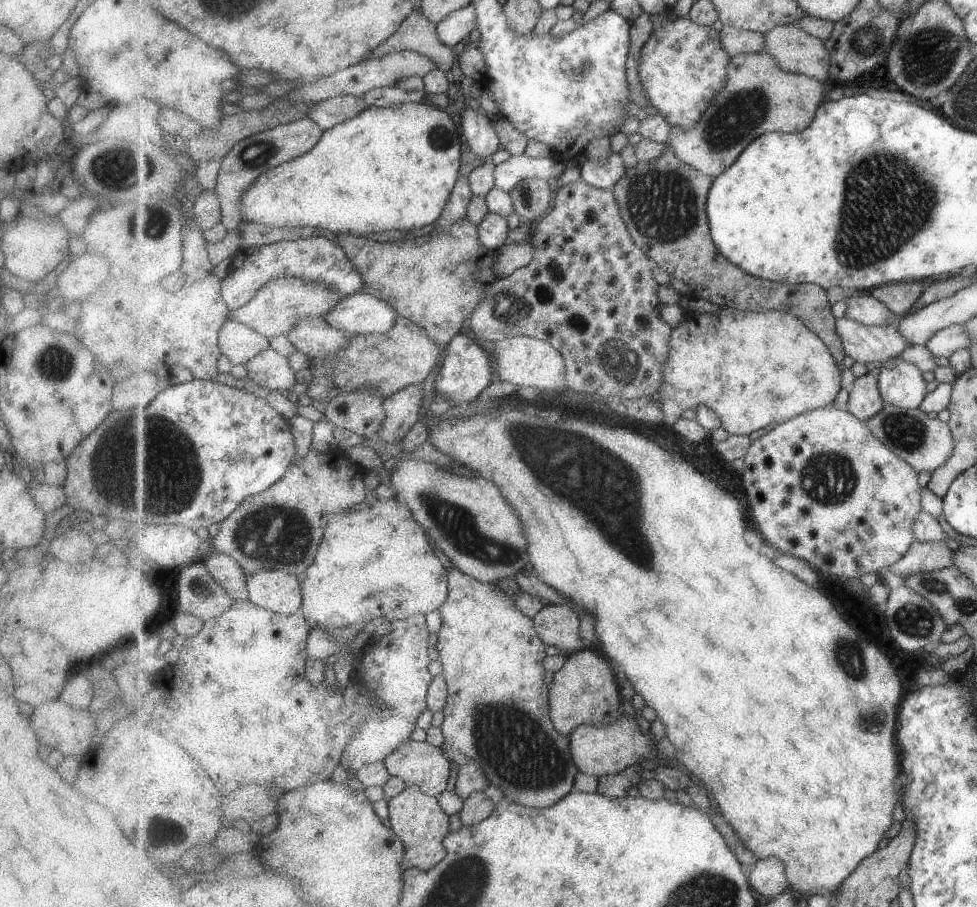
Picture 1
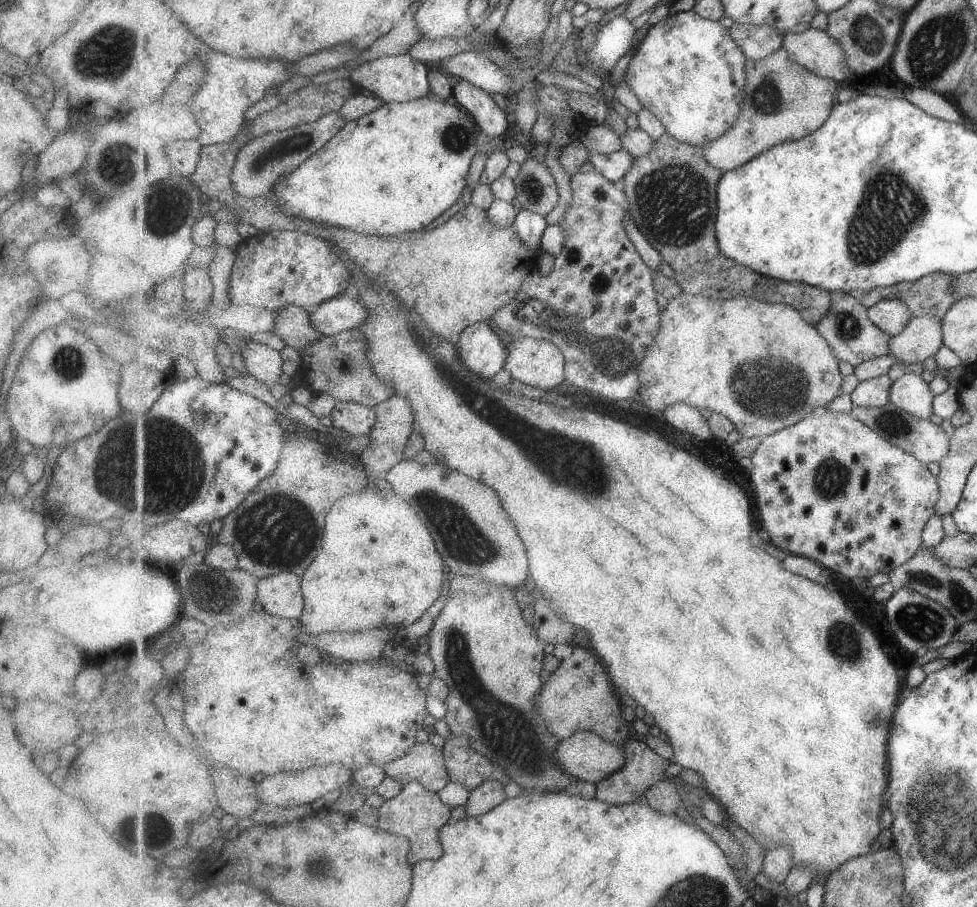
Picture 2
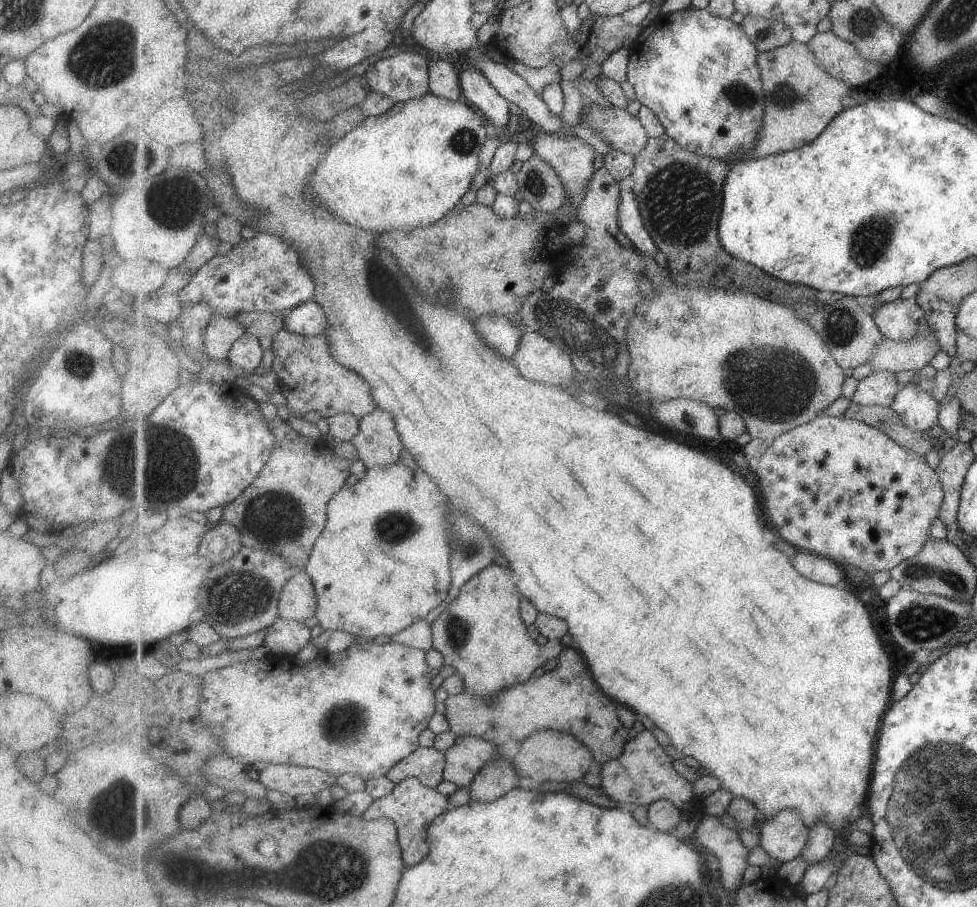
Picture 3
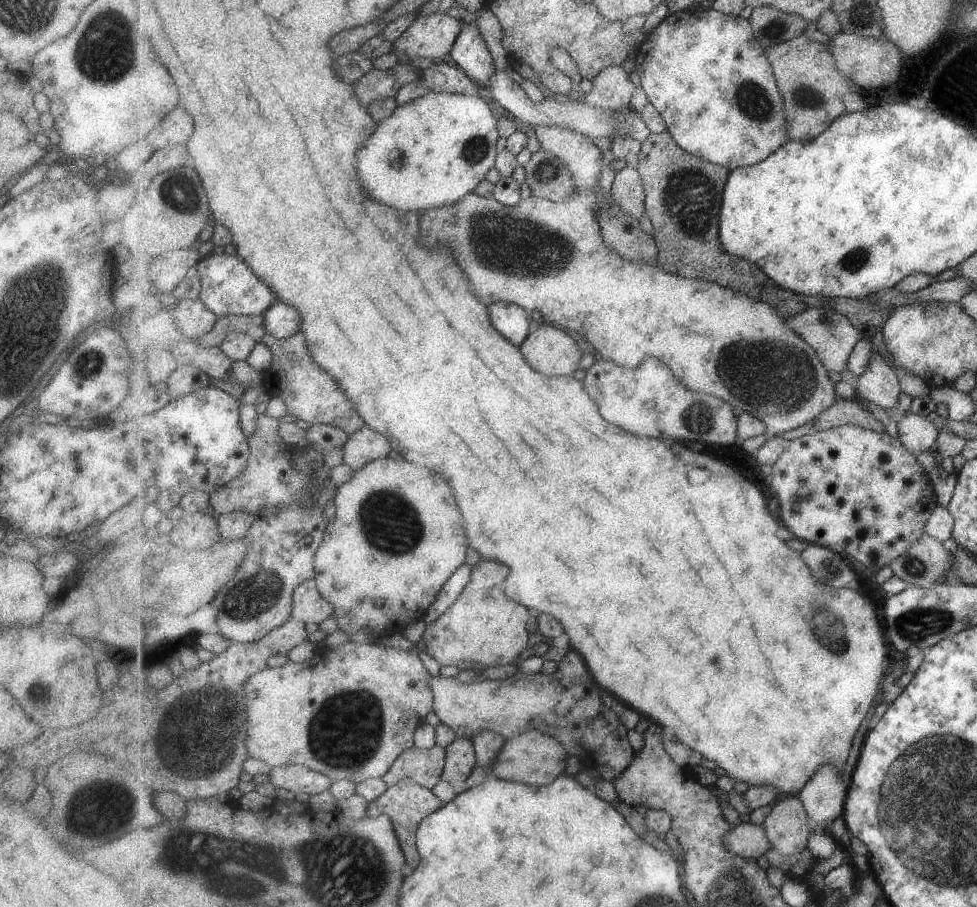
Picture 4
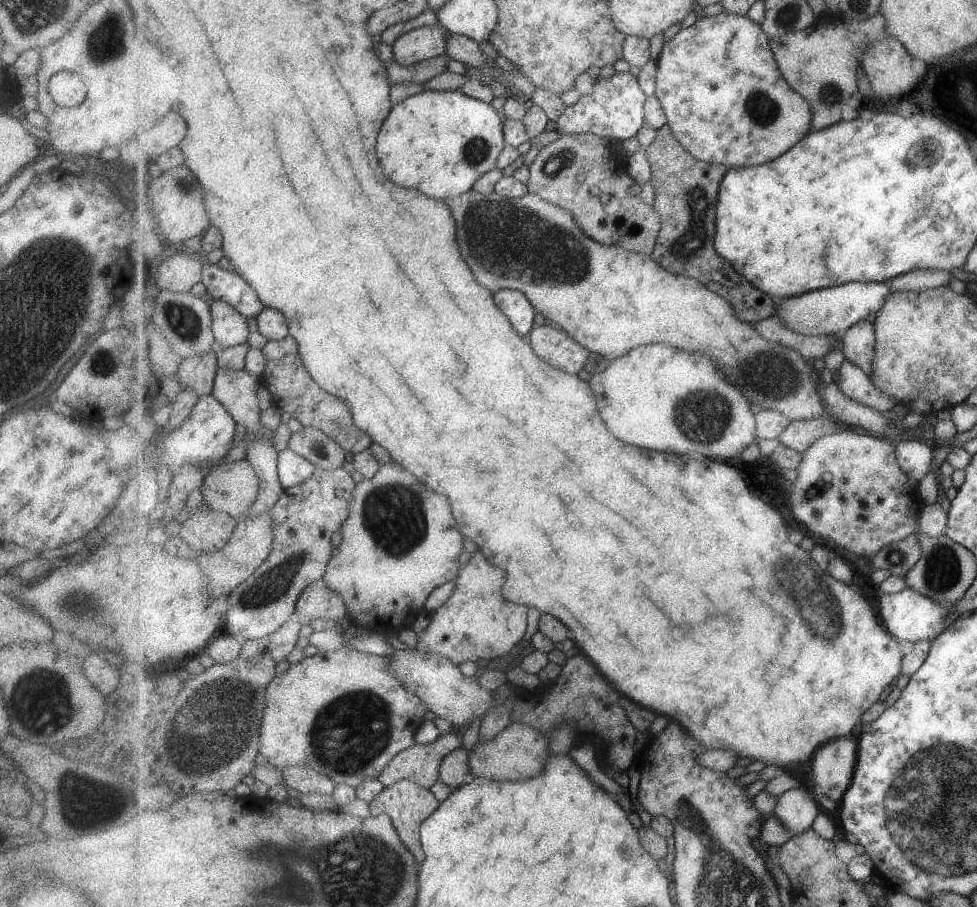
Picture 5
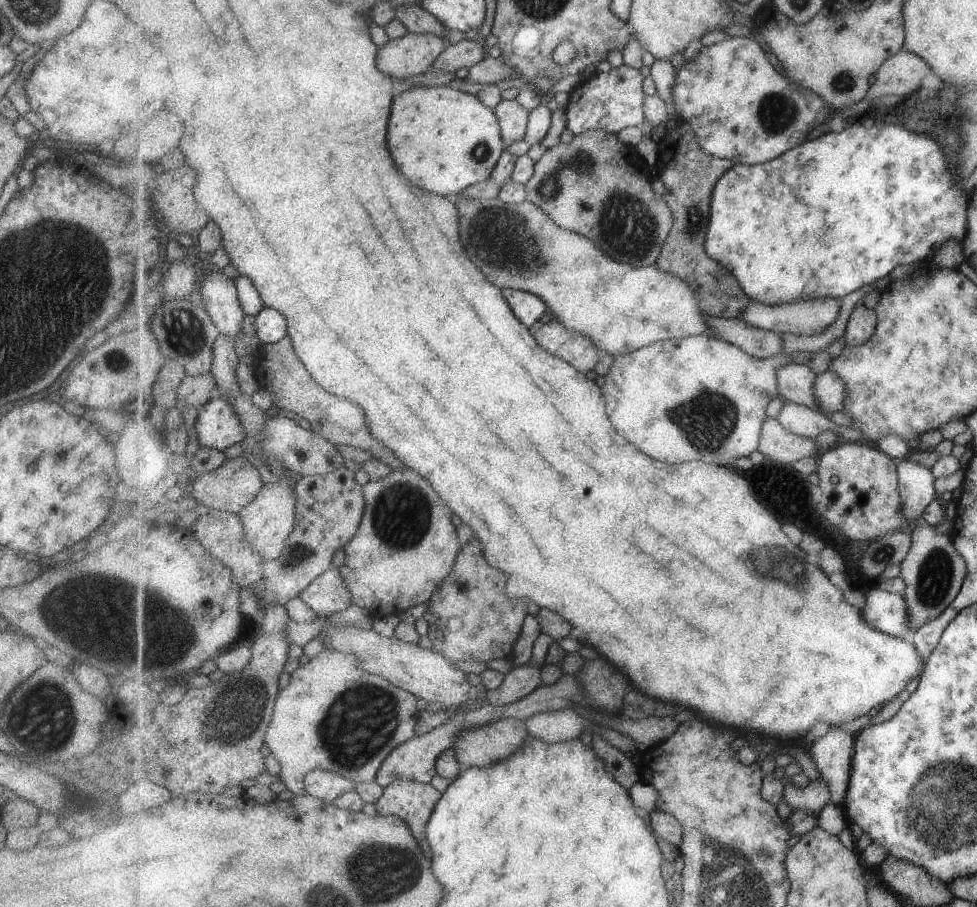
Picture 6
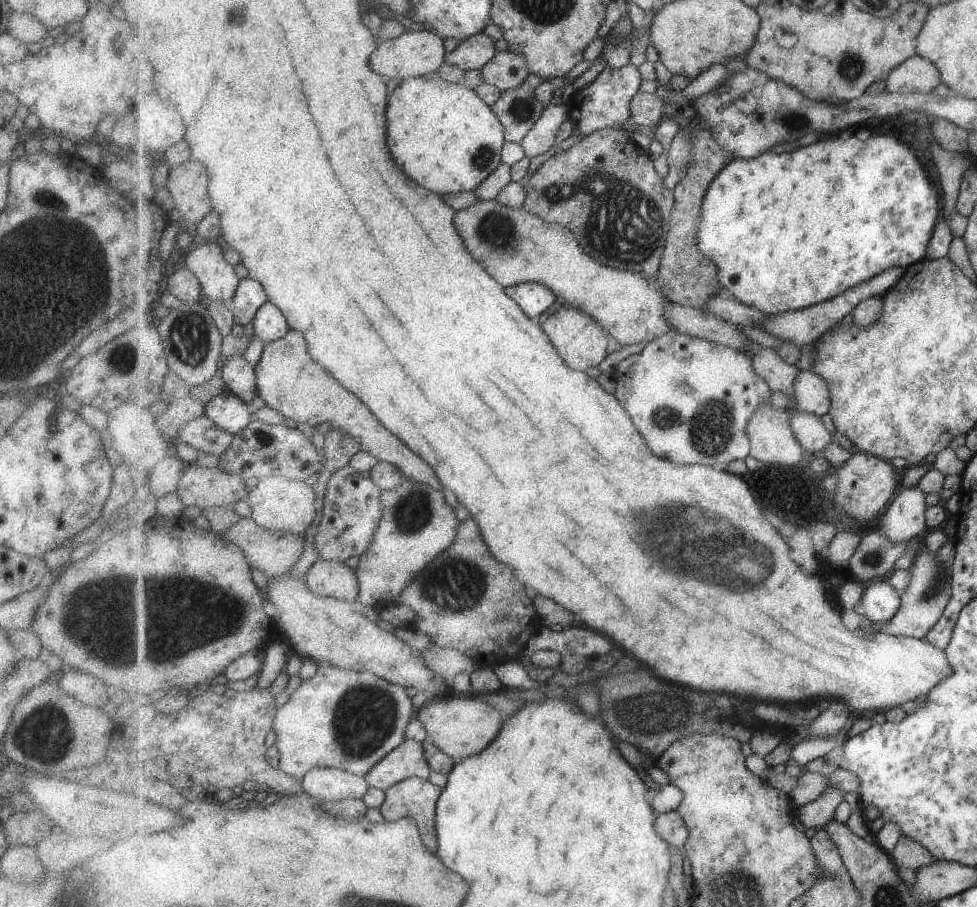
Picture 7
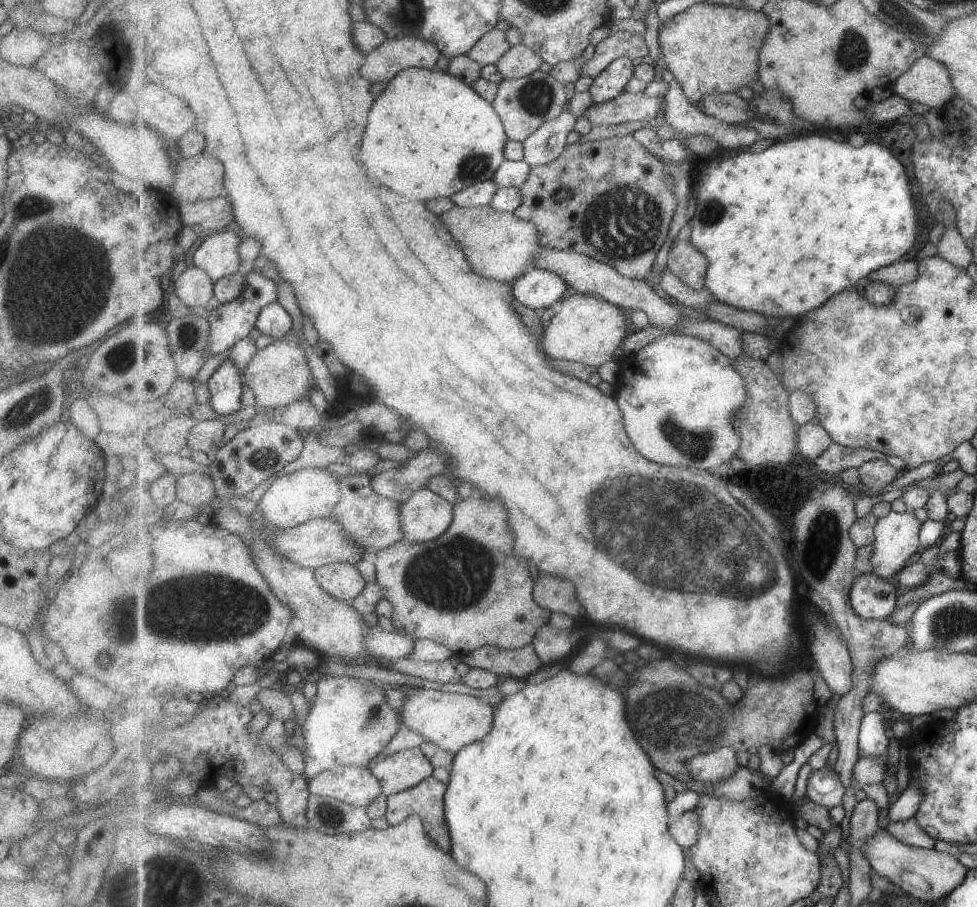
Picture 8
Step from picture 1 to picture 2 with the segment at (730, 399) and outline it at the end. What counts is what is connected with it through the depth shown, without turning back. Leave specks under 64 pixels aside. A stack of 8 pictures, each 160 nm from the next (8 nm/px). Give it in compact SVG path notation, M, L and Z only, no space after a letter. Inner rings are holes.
M681 290L675 298L669 300L668 306L660 312L659 332L653 346L649 348L643 362L638 366L637 374L642 381L639 395L651 410L663 413L671 405L687 403L698 409L706 408L713 413L721 412L735 423L736 430L741 437L763 438L797 424L813 412L823 411L832 400L835 400L842 393L841 384L843 384L844 376L839 370L838 356L834 353L834 349L827 342L827 339L815 325L809 324L802 312L799 312L794 306L785 303L768 303L759 300L757 297L748 296L717 300L708 297L706 294L695 295L684 290Z

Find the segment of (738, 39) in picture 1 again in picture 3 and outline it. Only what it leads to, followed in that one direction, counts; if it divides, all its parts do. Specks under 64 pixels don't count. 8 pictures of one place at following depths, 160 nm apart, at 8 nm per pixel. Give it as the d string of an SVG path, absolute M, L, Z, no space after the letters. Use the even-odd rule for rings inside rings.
M746 16L740 25L751 38L751 42L757 46L759 52L771 51L793 41L793 30L787 24L777 22L777 20Z

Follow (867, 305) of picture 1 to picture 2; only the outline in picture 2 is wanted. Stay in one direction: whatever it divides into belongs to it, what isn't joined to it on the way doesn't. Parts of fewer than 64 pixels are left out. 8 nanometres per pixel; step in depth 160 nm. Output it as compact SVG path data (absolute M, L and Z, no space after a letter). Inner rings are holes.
M895 297L883 299L867 309L872 321L892 337L901 334L913 317L910 306Z

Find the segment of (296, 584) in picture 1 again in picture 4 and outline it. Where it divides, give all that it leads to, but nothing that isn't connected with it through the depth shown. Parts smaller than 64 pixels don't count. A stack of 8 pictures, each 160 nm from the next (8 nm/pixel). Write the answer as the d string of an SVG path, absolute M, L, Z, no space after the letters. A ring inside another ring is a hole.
M314 578L307 580L295 590L293 596L292 618L306 624L321 624L333 617L331 602L321 596Z

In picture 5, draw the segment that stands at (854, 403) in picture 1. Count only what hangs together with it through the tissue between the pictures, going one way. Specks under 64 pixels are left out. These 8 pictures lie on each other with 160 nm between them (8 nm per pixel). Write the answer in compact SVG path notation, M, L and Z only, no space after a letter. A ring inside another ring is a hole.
M861 320L844 334L846 337L843 340L842 352L845 357L861 366L869 376L873 376L877 356L875 324L871 324L869 320Z

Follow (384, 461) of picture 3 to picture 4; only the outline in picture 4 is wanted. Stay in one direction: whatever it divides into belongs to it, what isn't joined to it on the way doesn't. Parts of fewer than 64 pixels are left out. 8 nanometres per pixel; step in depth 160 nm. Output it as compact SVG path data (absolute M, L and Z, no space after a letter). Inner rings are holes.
M365 424L355 434L350 434L342 449L343 463L355 472L375 460L387 458L390 450L393 450L387 438L381 432L373 430L369 424Z

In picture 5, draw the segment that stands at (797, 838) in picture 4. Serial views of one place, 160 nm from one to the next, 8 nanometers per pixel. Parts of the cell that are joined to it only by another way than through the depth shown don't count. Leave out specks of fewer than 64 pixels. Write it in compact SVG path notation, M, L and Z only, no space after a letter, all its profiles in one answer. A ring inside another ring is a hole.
M803 786L793 788L778 798L773 816L781 820L787 832L801 836L815 823L821 815L815 798Z

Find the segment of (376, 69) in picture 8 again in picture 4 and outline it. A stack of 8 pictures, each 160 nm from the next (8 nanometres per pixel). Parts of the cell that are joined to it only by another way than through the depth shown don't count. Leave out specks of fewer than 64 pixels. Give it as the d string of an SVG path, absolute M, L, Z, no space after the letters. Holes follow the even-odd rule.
M435 12L417 18L394 46L403 58L430 58L441 60L452 52L463 28L463 20L453 18L447 12Z

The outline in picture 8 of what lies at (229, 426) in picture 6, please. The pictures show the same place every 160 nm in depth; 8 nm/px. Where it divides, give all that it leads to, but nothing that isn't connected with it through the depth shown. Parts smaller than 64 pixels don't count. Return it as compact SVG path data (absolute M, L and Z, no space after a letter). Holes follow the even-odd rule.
M227 357L211 375L207 387L209 388L211 397L210 403L218 412L219 416L233 414L233 412L241 408L241 396L244 393L244 384L242 382L242 372L234 361L233 357Z

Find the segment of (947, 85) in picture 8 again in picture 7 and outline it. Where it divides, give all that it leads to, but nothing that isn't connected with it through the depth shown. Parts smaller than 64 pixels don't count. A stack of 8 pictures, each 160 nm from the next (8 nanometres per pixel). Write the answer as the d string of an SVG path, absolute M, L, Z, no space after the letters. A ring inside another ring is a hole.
M911 56L898 68L893 68L886 81L886 91L893 94L931 95L937 90L941 77L939 68L925 57Z

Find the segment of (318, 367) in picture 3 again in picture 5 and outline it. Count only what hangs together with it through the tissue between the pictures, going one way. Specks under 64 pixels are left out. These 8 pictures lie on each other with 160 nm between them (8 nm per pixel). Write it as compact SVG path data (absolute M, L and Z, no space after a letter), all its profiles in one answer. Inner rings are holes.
M293 336L279 341L268 341L262 352L267 358L267 370L262 379L272 395L273 405L289 413L291 418L297 419L304 427L323 430L348 452L361 452L374 443L361 428L358 428L347 402L323 390L313 379Z

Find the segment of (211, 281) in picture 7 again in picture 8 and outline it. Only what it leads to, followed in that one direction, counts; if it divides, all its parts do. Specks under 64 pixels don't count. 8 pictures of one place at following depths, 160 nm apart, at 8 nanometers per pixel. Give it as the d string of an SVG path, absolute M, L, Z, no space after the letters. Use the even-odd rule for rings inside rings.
M235 229L216 232L208 236L193 254L193 264L205 269L214 284L223 277L239 272L244 261L239 254L239 244L243 238Z

